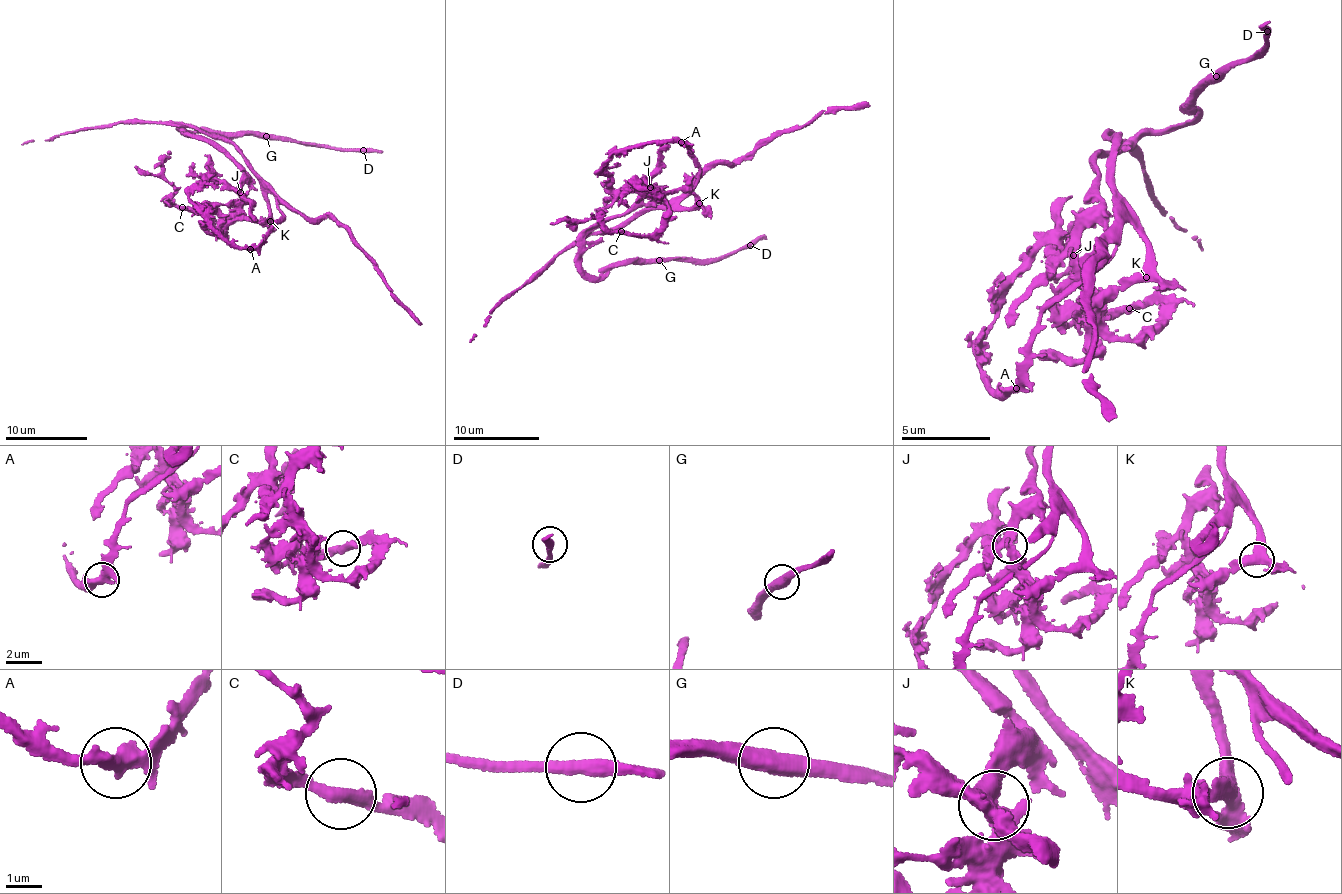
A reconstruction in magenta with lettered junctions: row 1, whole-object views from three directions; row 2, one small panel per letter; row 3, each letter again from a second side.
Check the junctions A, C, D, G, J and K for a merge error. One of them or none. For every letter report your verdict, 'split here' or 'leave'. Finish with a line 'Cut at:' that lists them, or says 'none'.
A: leave
C: leave
D: leave
G: leave
J: split here
K: leave
Cut at: J

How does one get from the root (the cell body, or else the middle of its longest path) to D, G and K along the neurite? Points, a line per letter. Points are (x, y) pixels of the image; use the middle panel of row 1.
D: (660, 189), (584, 237), (586, 273), (602, 277), (620, 263), (670, 259), (712, 263), (750, 245)
G: (660, 189), (645, 191), (648, 201), (584, 237), (580, 257), (586, 273), (602, 277), (620, 263), (659, 259)
K: (660, 189), (668, 193), (694, 193), (698, 204)

